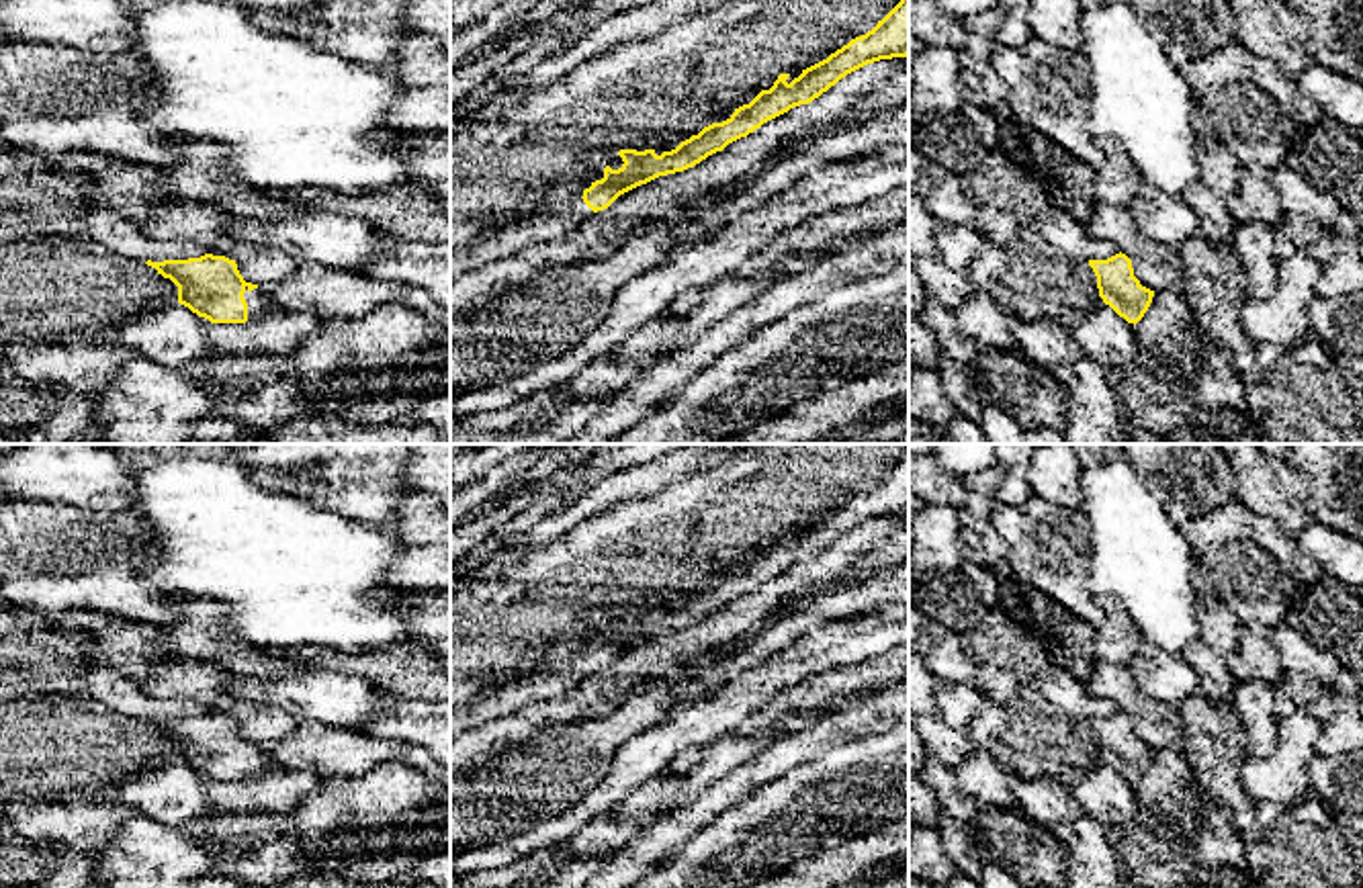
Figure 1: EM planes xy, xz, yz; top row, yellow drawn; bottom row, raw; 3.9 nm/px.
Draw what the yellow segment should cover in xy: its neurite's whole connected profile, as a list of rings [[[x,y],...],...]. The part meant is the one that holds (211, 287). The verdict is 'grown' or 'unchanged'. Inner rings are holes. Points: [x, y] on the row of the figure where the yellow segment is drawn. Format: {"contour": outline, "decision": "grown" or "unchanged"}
{"contour": [[[205,254],[188,260],[145,262],[178,286],[178,303],[211,323],[258,321],[274,305],[262,286],[246,282],[235,260]]], "decision": "grown"}

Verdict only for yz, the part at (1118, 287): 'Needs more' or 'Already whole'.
Already whole

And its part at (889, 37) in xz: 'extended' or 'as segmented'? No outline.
extended

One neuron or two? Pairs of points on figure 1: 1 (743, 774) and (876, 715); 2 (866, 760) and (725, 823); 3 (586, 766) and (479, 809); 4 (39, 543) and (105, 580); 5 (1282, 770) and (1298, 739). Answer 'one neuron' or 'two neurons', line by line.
1: one neuron
2: one neuron
3: one neuron
4: one neuron
5: one neuron

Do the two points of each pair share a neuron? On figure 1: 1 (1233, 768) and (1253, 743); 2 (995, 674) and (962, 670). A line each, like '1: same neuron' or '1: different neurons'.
1: different neurons
2: different neurons

